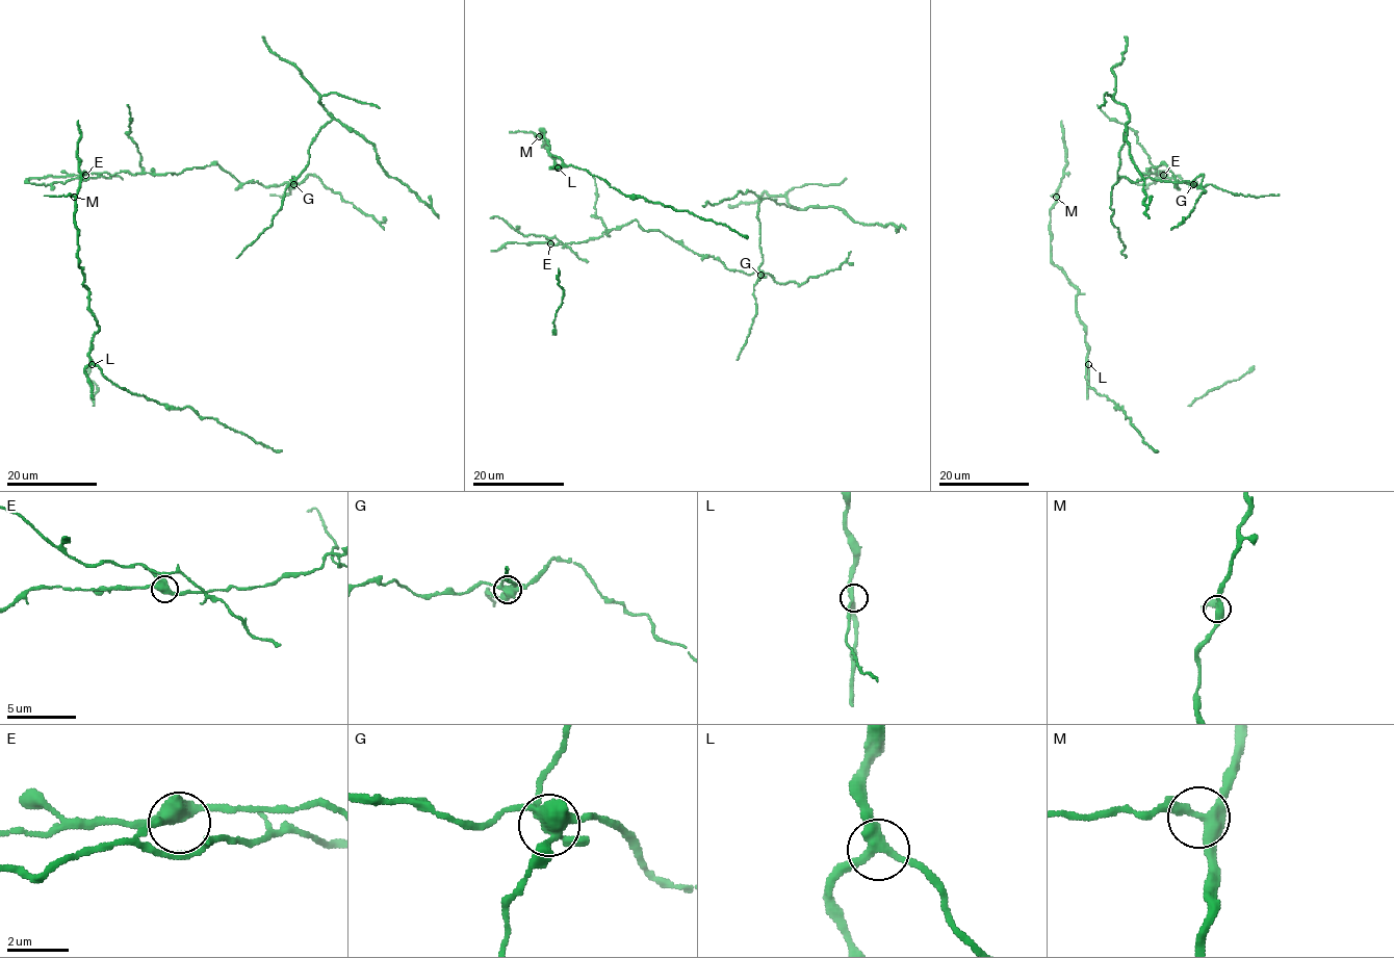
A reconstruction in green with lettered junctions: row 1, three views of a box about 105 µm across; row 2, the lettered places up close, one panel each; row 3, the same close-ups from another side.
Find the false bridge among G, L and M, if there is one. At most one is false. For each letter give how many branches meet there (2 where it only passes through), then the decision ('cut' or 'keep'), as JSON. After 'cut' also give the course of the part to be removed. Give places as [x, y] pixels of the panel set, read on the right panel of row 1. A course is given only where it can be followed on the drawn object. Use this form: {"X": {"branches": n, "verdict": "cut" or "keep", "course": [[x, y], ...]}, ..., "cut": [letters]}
{"G": {"branches": 5, "verdict": "cut", "course": [[1193, 184], [1176, 183], [1165, 164], [1140, 173], [1164, 173], [1155, 183], [1137, 184], [1138, 178]]}, "L": {"branches": 3, "verdict": "keep"}, "M": {"branches": 3, "verdict": "keep"}, "cut": ["G"]}

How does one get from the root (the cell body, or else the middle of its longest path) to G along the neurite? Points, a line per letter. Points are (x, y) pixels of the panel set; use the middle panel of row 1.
G: (596, 188), (594, 215), (601, 219), (608, 235), (636, 221), (645, 231), (662, 232), (730, 270), (760, 274)

